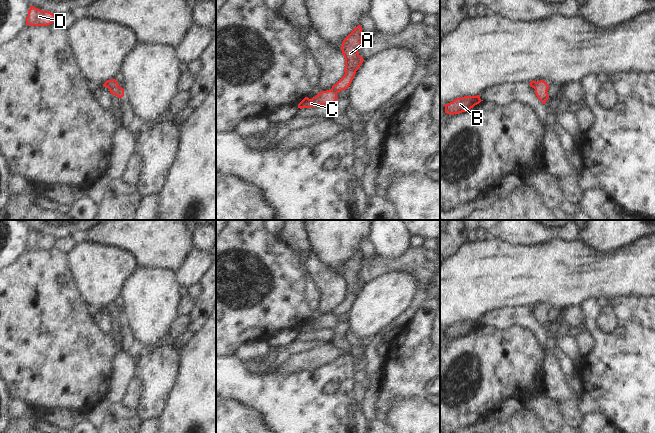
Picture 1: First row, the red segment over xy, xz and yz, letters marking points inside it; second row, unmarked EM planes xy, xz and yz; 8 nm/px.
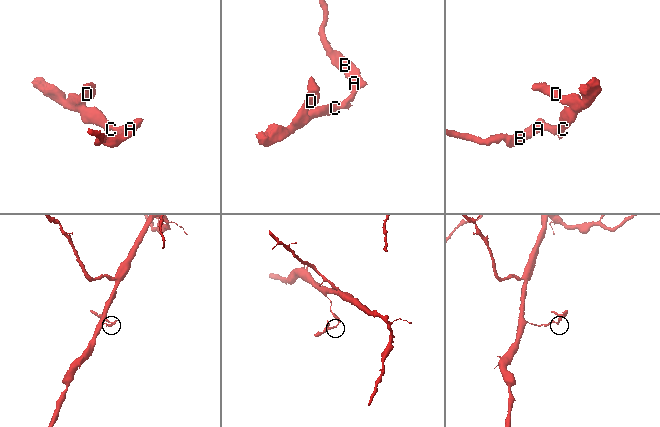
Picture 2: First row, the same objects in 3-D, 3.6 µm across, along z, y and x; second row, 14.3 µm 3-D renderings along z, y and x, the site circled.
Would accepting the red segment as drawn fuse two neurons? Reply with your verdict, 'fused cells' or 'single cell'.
fused cells

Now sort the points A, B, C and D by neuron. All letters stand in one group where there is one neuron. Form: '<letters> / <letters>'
A B / C D

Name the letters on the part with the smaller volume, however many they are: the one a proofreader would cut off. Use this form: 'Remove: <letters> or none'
Remove: C, D

